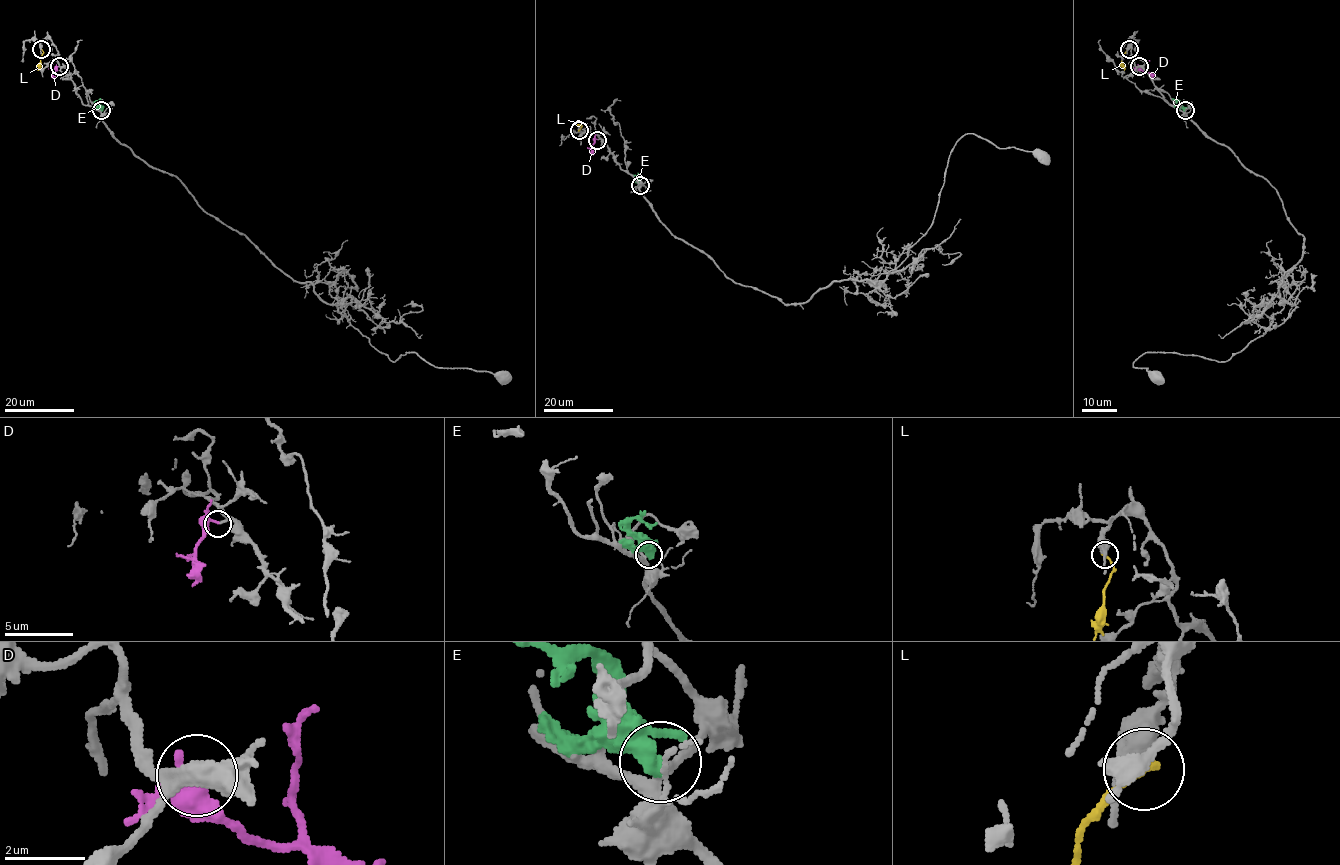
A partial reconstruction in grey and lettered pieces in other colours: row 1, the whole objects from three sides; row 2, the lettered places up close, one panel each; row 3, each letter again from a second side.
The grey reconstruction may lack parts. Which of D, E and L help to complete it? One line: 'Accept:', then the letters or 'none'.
Accept: D

